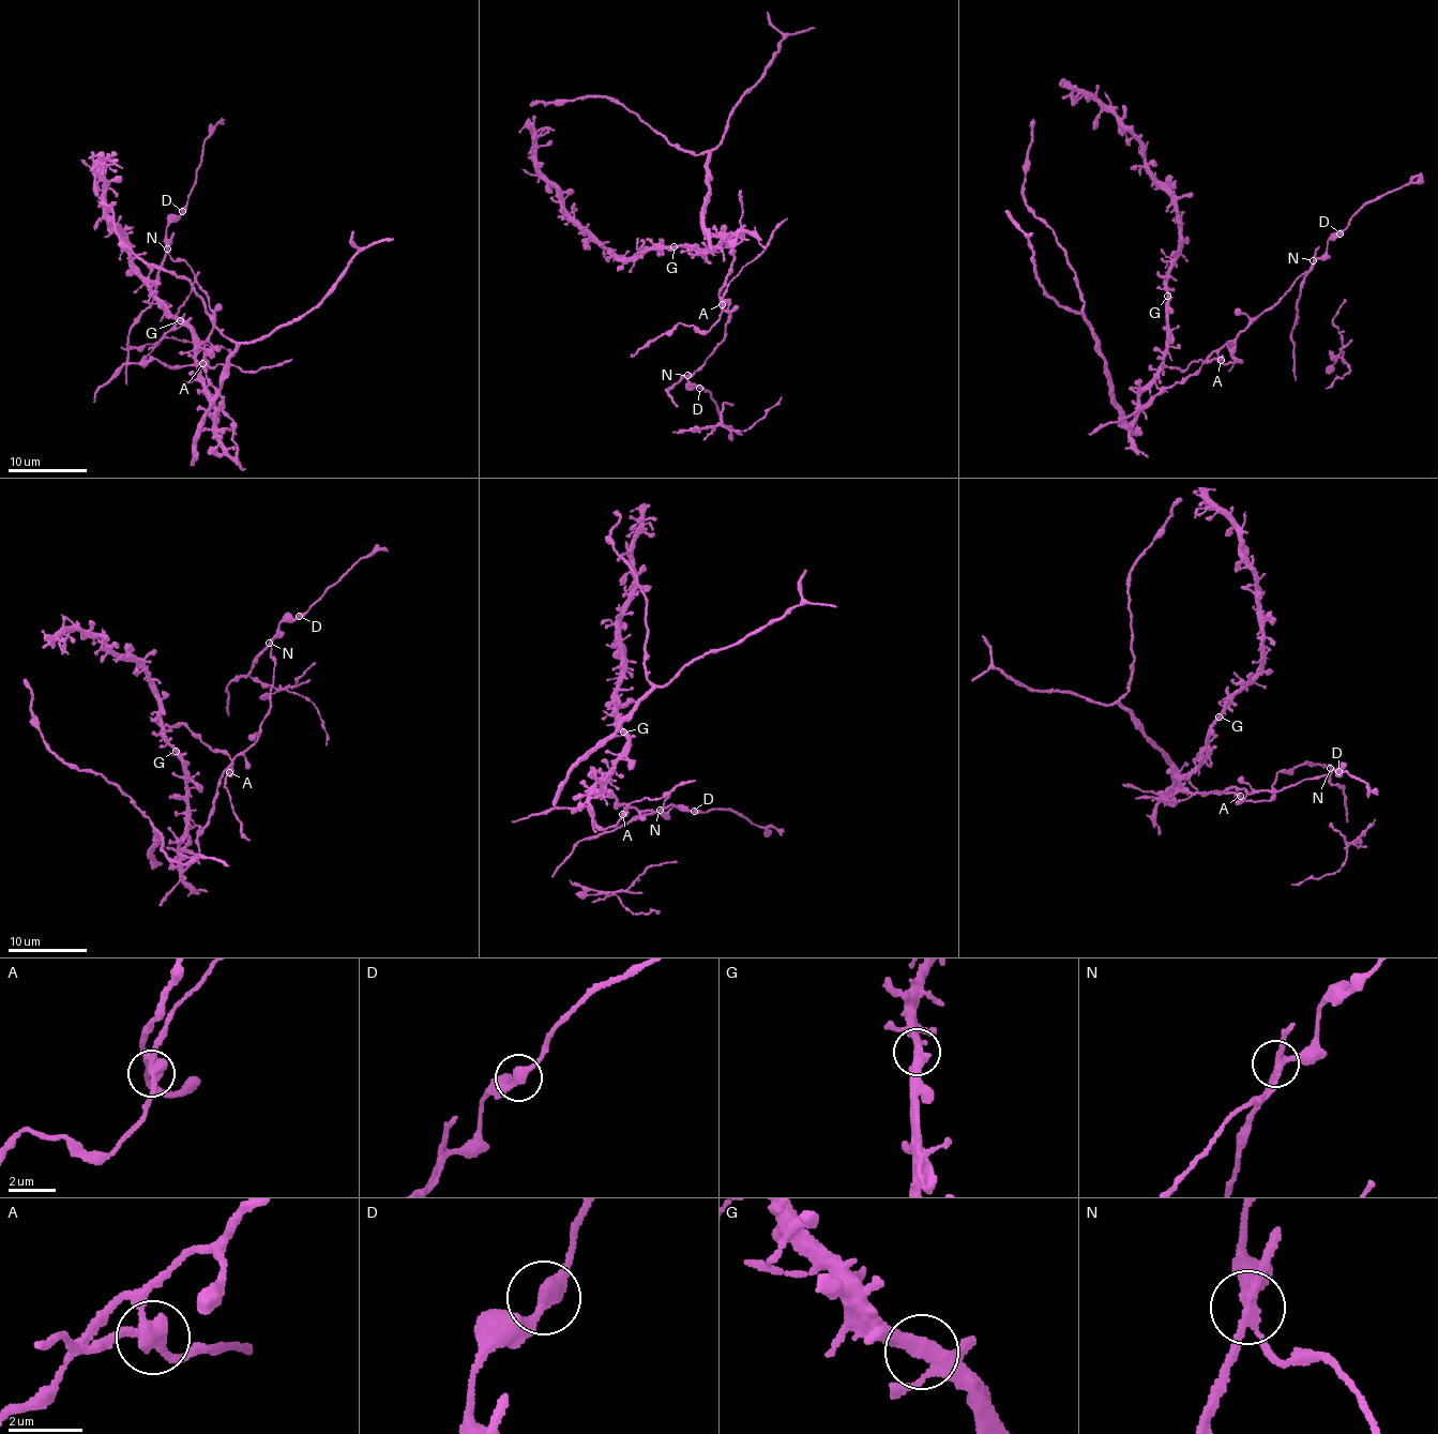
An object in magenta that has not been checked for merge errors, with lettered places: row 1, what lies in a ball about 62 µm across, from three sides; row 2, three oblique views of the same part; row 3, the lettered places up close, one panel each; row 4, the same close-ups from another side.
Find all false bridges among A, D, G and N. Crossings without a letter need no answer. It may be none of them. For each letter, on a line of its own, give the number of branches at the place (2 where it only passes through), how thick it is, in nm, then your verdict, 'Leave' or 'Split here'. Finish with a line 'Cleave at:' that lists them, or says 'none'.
A: Branches: 3. Thickness 360 nm. Split here
D: Branches: 2. Thickness 340 nm. Leave
G: Branches: 4. Thickness 320 nm. Leave
N: Branches: 4. Thickness 240 nm. Split here
Cleave at: A, N

